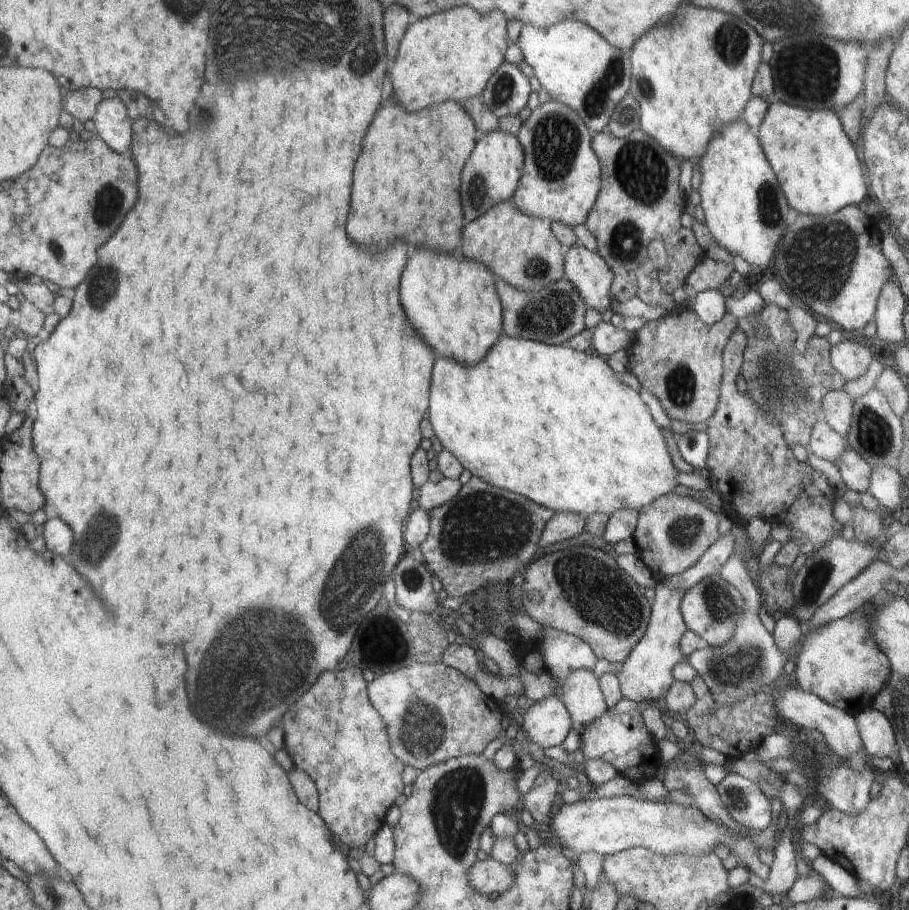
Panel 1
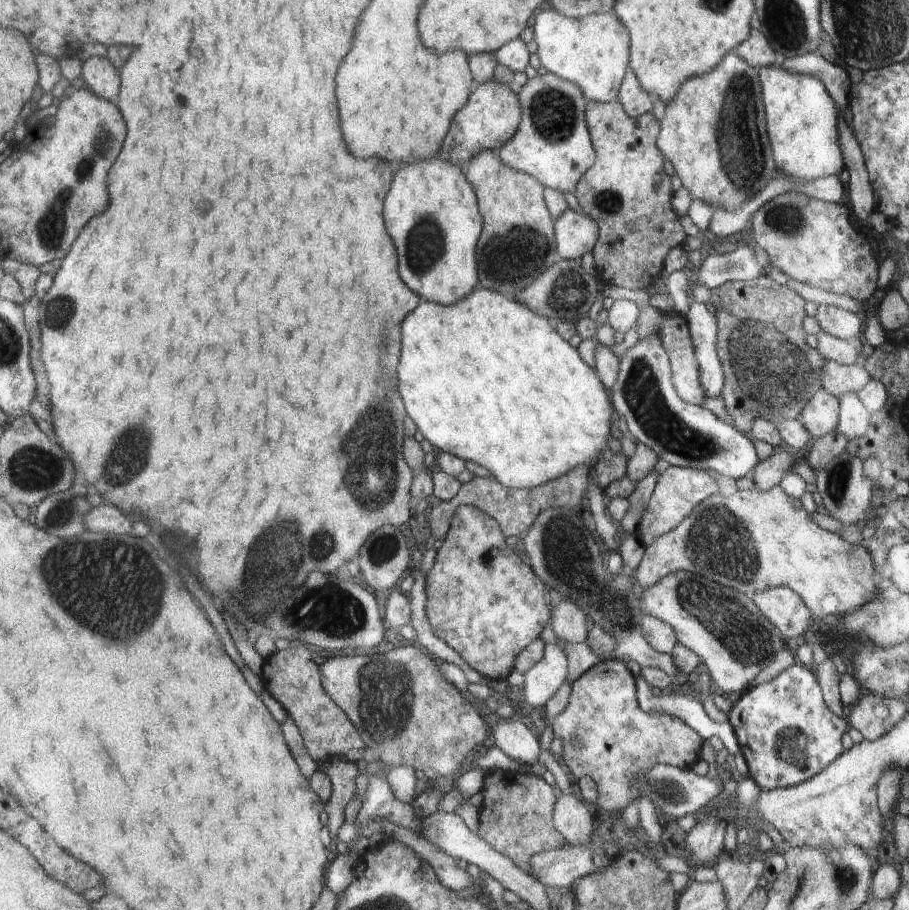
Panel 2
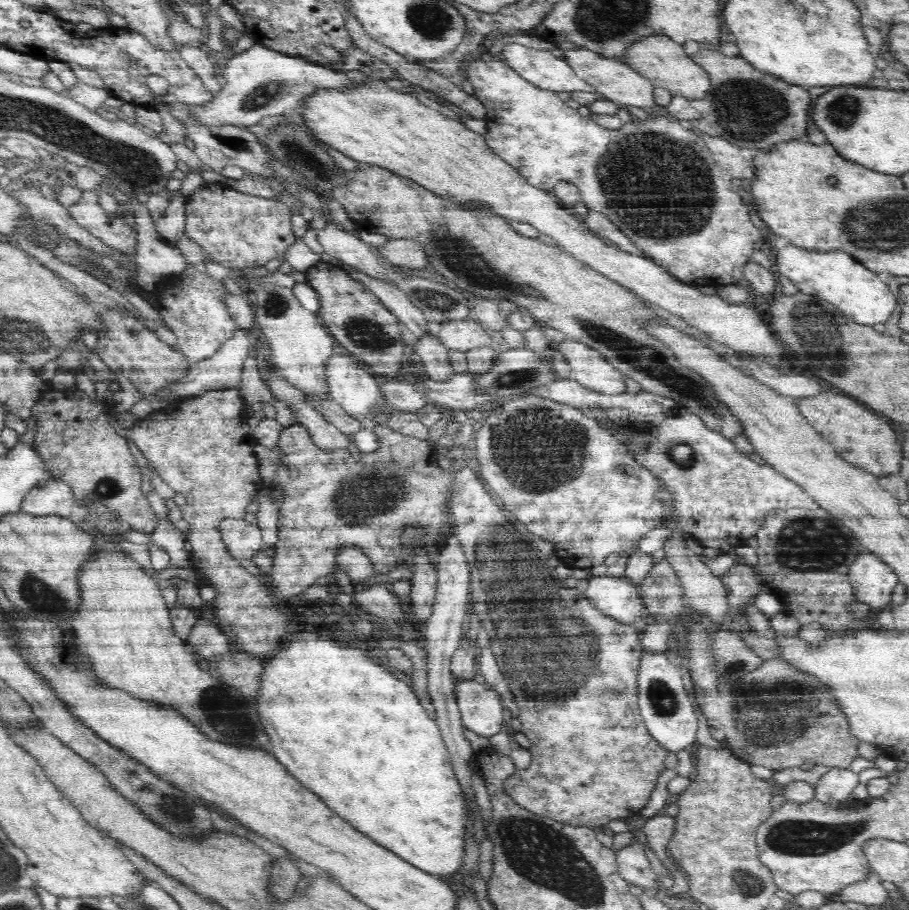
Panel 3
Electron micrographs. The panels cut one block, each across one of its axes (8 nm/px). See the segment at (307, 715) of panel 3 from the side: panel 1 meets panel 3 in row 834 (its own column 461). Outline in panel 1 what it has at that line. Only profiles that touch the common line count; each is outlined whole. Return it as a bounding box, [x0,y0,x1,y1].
[427,336,679,517]

